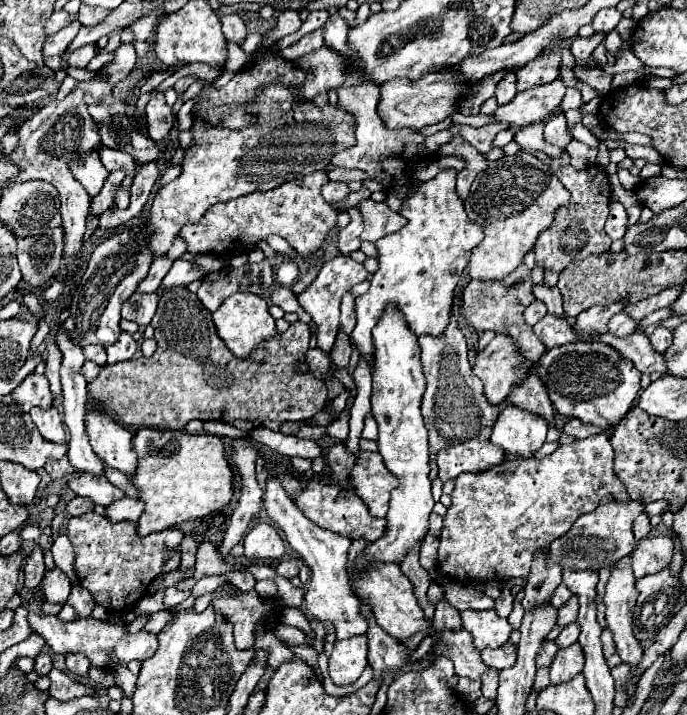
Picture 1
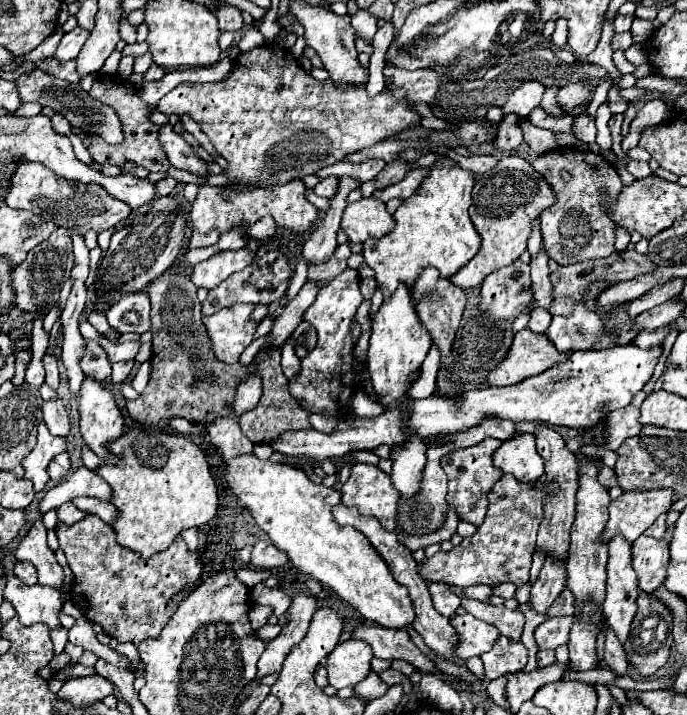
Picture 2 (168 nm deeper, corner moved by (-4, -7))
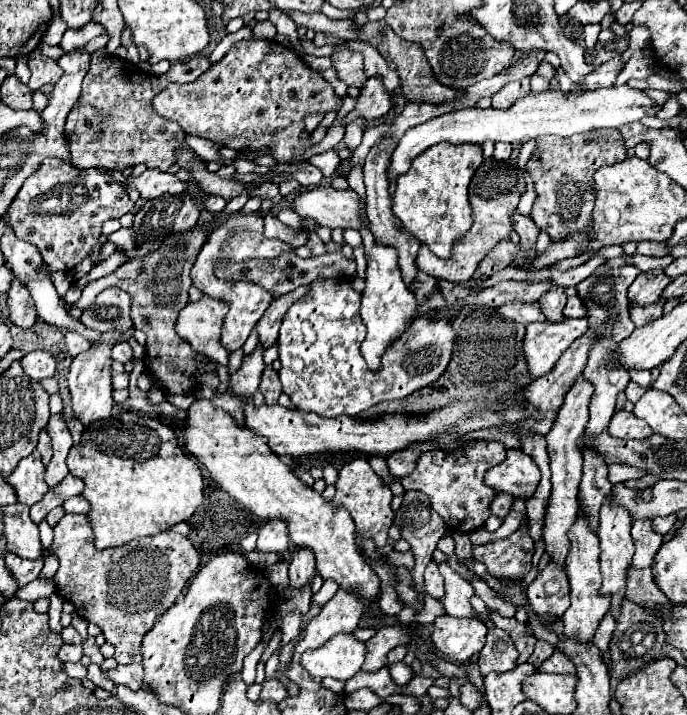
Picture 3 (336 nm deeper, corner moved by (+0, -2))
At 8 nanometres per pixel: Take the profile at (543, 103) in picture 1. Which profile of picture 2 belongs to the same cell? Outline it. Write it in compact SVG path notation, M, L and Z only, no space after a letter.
M567 84L563 88L557 90L557 102L559 102L559 108L565 110L565 112L573 112L577 106L581 104L587 104L589 102L589 92L591 92L591 86L589 84Z

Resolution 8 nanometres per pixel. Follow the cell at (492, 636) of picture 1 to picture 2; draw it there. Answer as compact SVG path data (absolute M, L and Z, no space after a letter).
M471 614L451 618L451 626L459 634L457 656L463 660L469 660L473 656L481 656L483 652L489 652L493 648L495 640L501 636L495 626L475 618Z

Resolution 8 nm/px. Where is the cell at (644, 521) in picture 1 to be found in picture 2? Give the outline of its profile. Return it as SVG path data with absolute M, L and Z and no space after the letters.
M667 514L659 516L659 518L657 518L657 520L651 524L651 528L647 528L647 530L645 530L645 536L663 538L663 534L665 534L665 530L667 530L667 526L665 526L665 518L667 518Z

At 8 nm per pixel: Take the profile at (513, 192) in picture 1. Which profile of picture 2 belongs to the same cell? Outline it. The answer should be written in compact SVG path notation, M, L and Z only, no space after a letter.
M505 156L499 164L485 172L473 186L473 204L469 208L471 222L481 236L481 250L477 256L465 264L451 282L463 290L479 286L491 272L511 266L527 250L527 240L533 230L533 220L541 216L543 210L555 204L555 190L535 172L529 160L521 156Z

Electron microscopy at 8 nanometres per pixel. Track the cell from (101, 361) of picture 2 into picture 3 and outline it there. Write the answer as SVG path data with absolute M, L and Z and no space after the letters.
M67 331L65 345L67 345L67 351L69 351L71 357L77 357L79 353L83 353L83 351L87 351L91 347L91 343L85 337L81 337L79 333L75 333L75 331Z

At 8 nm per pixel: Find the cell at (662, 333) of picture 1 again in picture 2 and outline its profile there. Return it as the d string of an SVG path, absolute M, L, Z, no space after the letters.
M667 326L665 328L657 328L655 332L639 332L637 338L633 340L633 344L639 346L639 348L659 348L659 346L663 346L667 336L669 336L669 328Z

